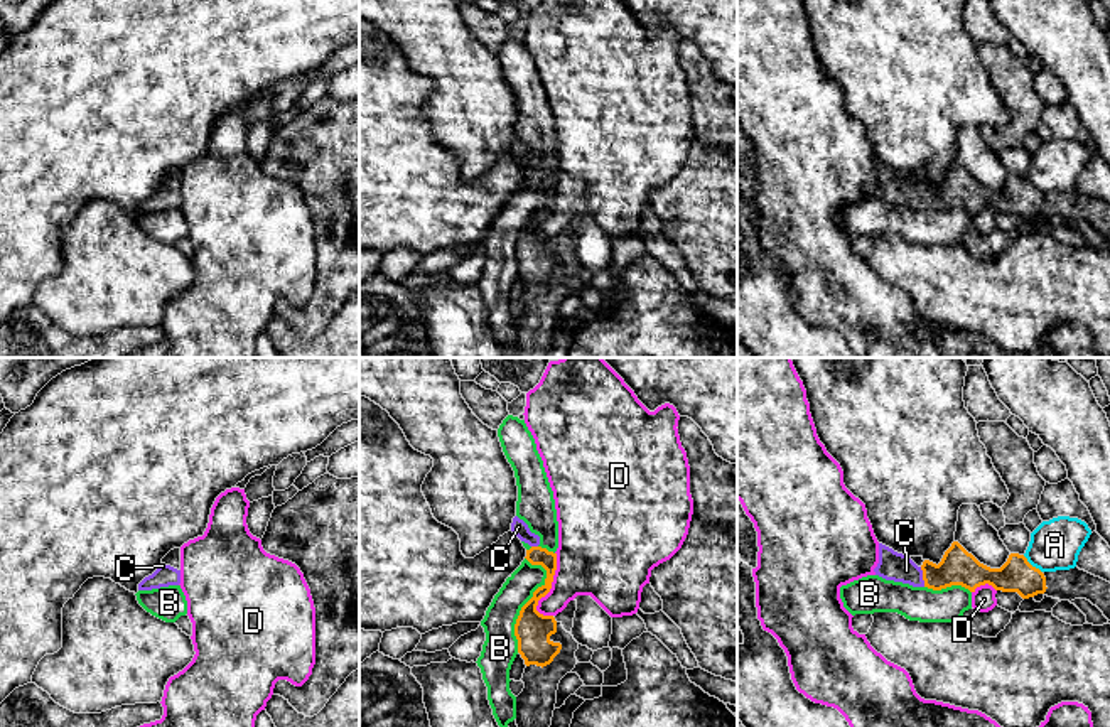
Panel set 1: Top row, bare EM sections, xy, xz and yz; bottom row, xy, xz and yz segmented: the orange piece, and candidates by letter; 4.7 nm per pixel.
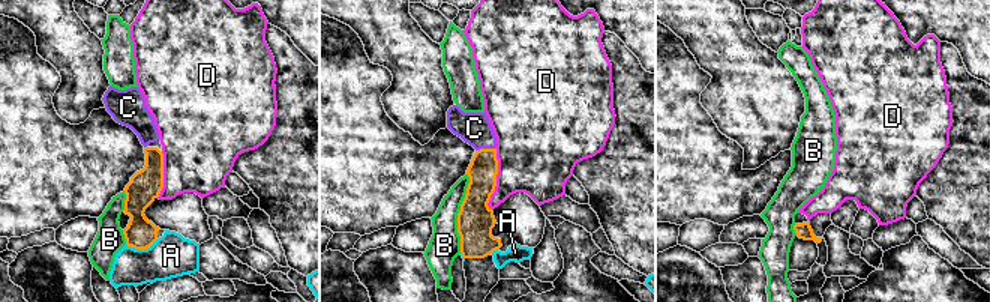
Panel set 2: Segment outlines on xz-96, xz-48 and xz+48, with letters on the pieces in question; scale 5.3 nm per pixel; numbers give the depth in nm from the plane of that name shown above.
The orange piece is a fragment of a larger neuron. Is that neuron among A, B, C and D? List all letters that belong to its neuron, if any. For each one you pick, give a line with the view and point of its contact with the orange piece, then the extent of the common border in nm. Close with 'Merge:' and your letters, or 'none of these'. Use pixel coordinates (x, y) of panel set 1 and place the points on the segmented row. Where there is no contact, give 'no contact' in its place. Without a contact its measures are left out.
C: yz (923, 577) | 100 nm
Merge: C

